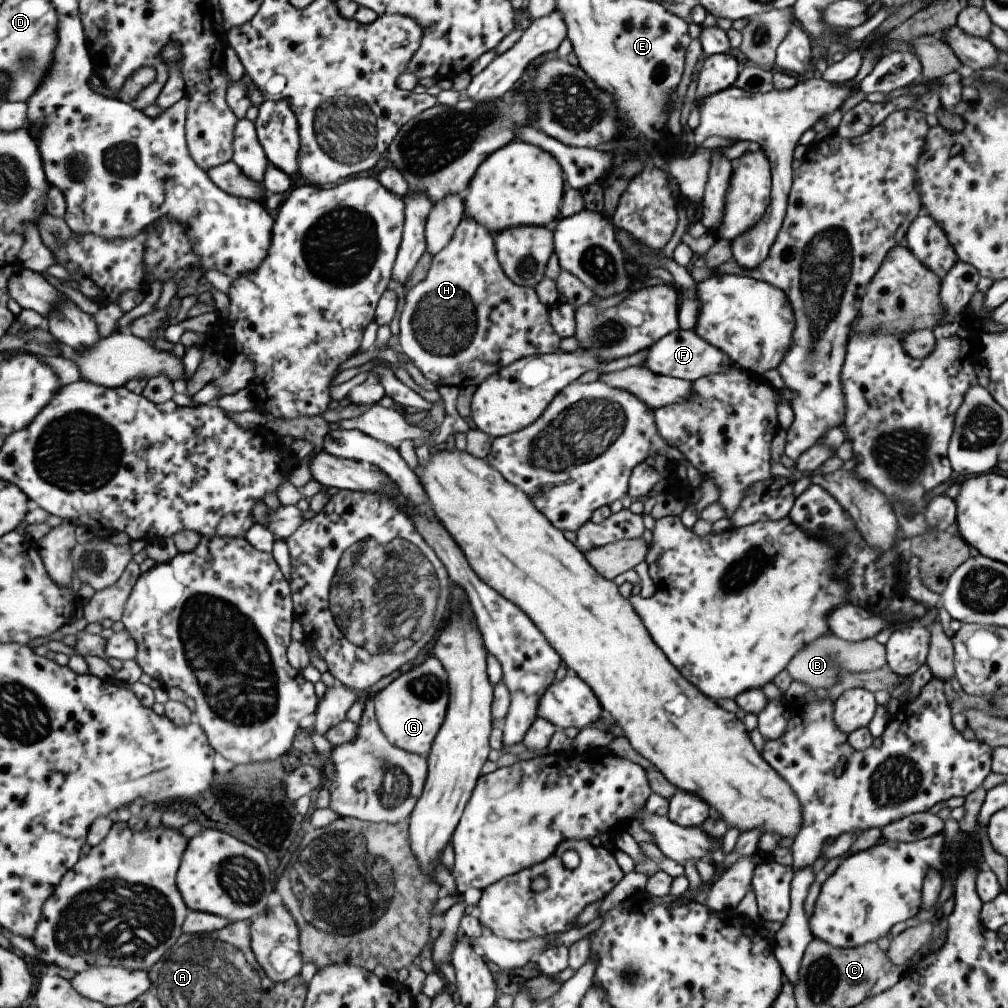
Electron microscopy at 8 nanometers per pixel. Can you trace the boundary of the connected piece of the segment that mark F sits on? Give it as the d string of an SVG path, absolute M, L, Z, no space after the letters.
M674 330L647 349L642 366L658 375L675 377L694 383L702 376L718 375L718 372L730 372L736 365L718 348L710 346L698 334L690 330Z

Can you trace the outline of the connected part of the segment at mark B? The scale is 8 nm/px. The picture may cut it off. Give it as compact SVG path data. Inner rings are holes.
M831 633L828 636L816 638L814 642L802 648L790 660L786 669L792 680L801 682L810 690L823 688L830 692L830 688L836 684L840 672L868 672L879 670L885 665L887 665L885 646L875 638L862 640L861 642L849 642Z

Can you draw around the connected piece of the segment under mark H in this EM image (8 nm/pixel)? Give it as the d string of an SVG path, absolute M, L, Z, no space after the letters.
M468 216L459 222L446 248L433 256L426 279L410 288L404 298L398 348L438 388L478 387L488 376L518 360L559 351L561 339L550 324L549 308L538 300L534 288L518 286L506 276L498 262L493 234Z

